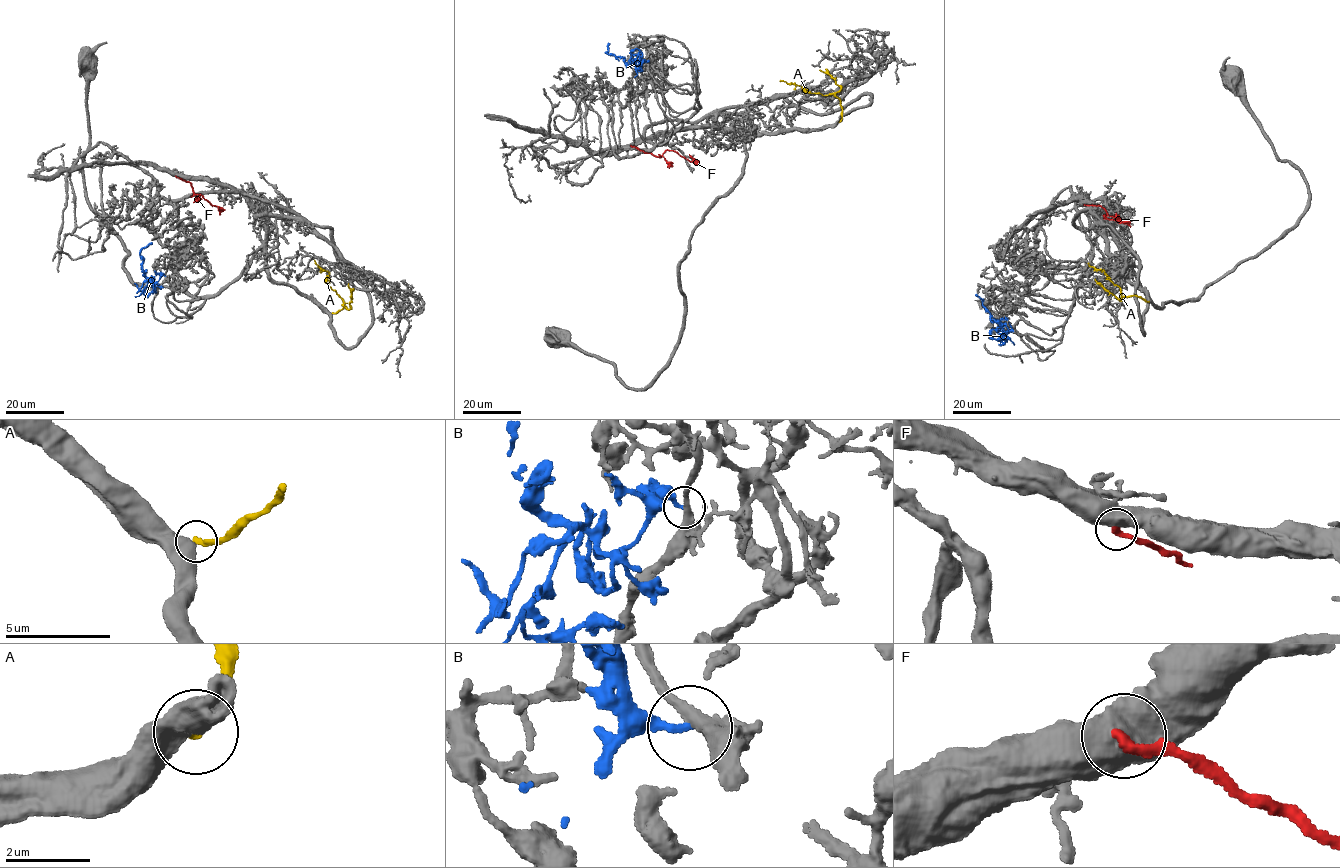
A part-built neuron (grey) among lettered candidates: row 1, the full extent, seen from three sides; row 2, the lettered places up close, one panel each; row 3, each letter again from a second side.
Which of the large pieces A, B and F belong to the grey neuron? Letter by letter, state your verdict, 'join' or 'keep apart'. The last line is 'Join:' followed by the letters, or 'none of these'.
A: keep apart
B: keep apart
F: keep apart
Join: none of these

